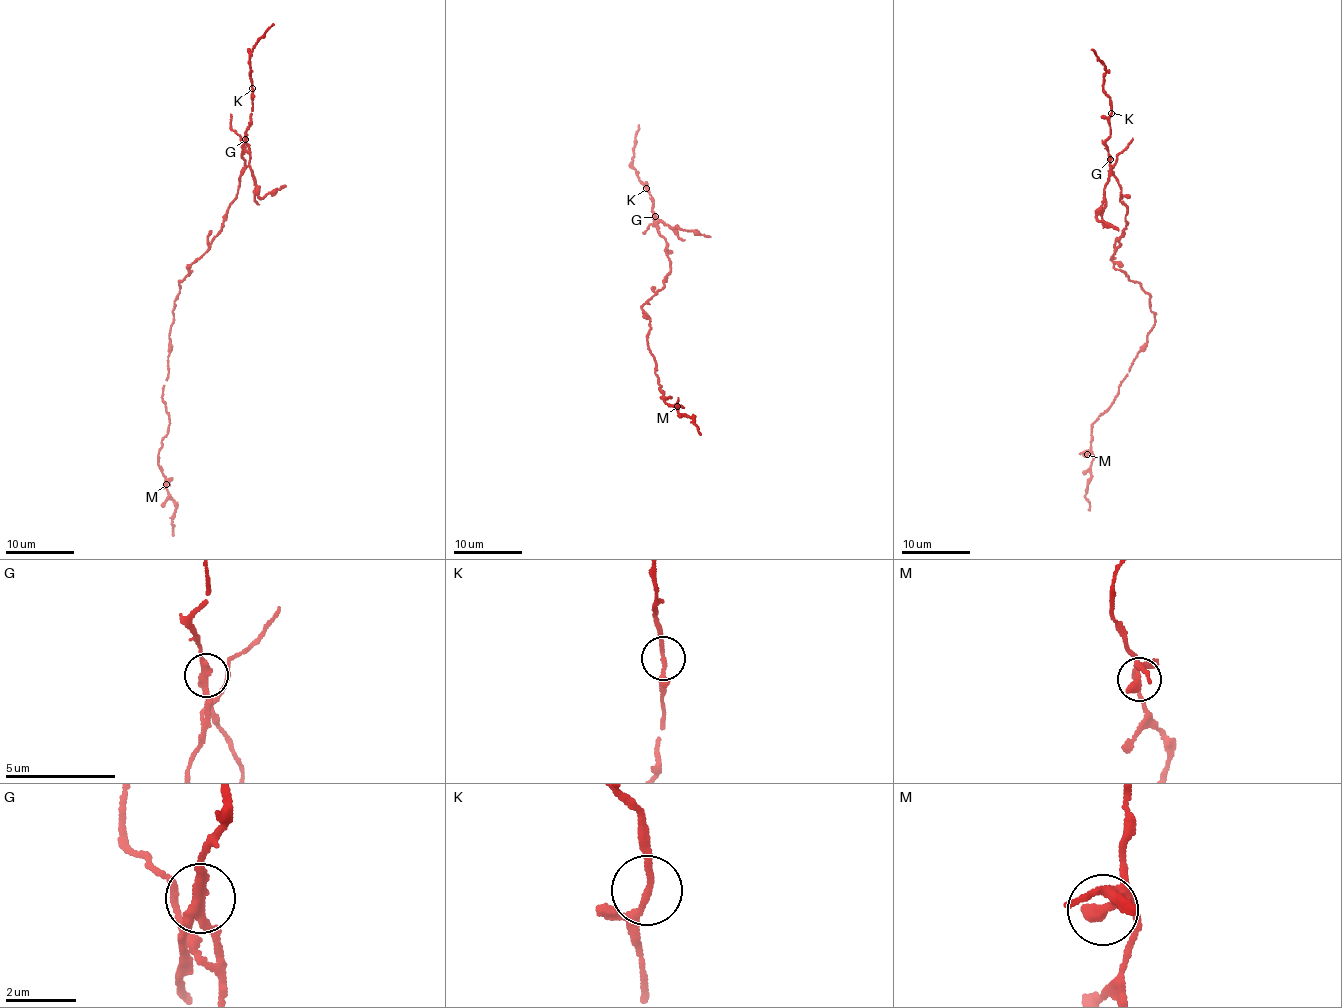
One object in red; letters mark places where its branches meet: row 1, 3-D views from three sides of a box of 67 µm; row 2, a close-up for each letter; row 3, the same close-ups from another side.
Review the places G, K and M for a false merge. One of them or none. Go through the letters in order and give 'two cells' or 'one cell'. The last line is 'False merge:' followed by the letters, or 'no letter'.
G: two cells
K: one cell
M: one cell
False merge: G

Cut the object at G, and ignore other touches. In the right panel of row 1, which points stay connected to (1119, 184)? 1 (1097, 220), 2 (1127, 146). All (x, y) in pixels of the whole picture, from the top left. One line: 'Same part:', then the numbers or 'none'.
Same part: none

